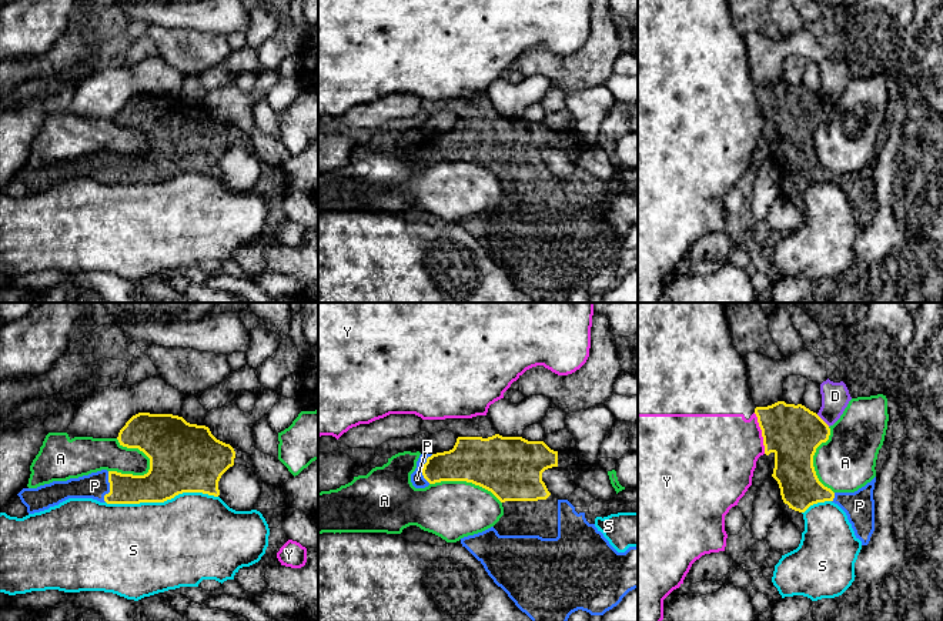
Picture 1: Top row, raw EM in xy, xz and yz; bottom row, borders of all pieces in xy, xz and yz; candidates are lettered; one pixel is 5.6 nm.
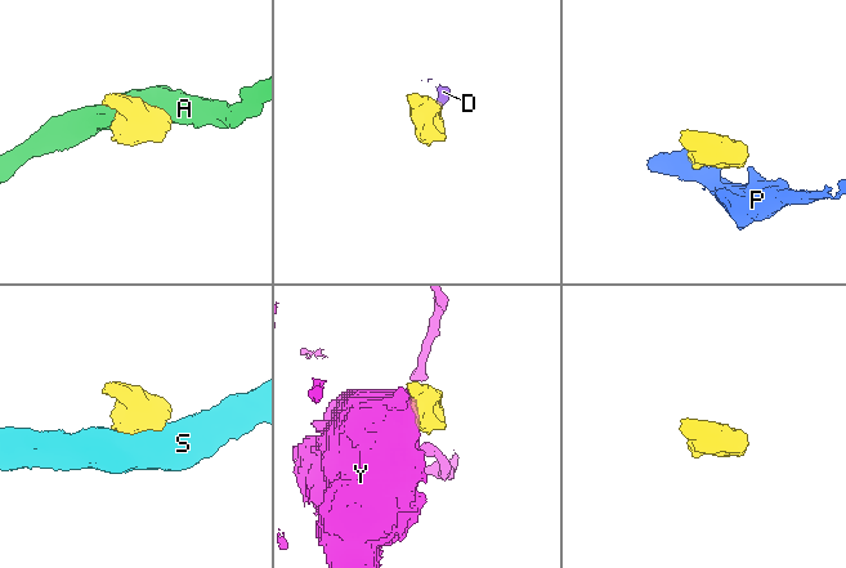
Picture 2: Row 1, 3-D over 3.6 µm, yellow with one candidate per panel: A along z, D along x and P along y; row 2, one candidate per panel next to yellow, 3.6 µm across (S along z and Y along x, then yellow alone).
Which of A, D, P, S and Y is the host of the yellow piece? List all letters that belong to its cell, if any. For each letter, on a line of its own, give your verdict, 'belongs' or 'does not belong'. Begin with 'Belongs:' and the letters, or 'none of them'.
Belongs: P
A: does not belong
D: does not belong
P: belongs
S: does not belong
Y: does not belong

